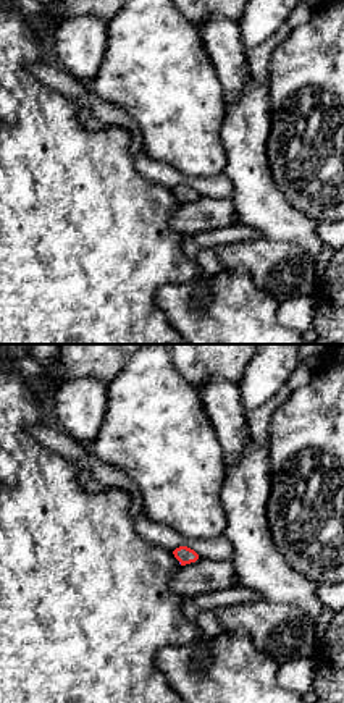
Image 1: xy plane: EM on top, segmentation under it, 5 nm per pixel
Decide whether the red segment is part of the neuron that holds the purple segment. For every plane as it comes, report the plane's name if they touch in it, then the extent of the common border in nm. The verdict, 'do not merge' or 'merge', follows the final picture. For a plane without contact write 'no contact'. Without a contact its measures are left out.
no contact

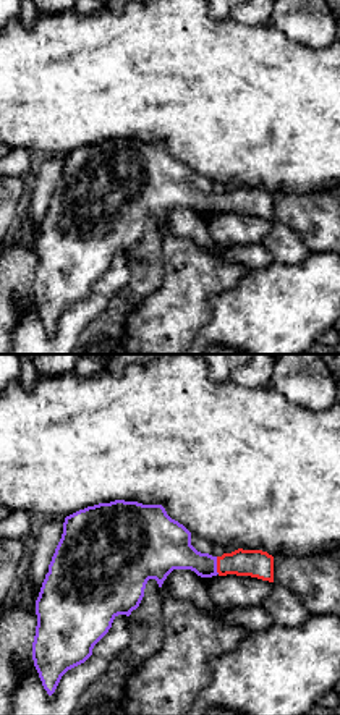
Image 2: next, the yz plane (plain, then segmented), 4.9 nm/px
yz | 90 nm

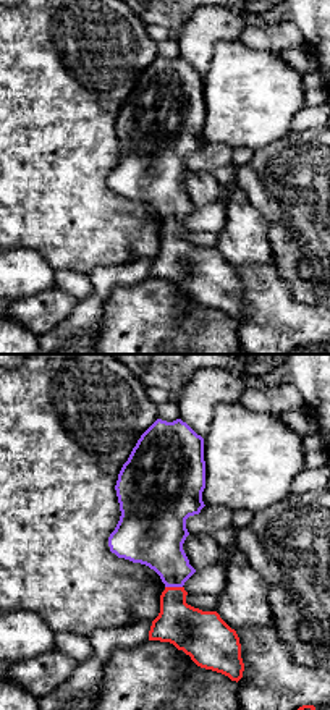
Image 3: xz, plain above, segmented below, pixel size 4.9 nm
xz | 90 nm

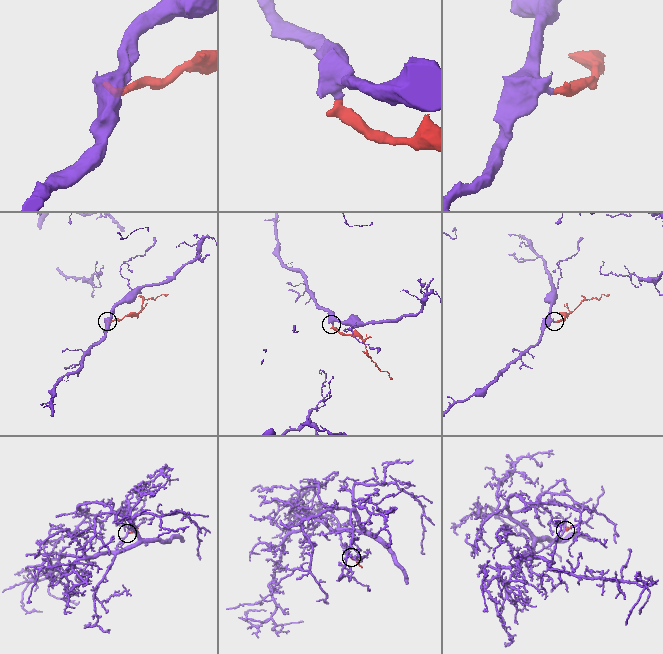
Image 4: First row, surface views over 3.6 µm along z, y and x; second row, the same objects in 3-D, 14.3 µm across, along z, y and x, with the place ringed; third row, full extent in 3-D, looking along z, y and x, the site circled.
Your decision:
merge

